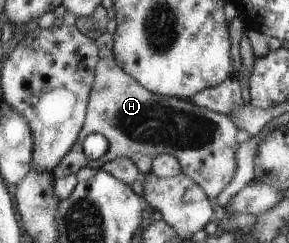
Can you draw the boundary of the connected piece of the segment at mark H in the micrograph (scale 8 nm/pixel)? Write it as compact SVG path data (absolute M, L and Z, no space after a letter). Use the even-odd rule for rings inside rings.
M107 32L95 40L99 50L94 80L92 82L86 113L71 148L52 168L53 178L75 174L76 170L88 166L98 170L103 163L117 157L130 158L134 163L137 156L151 158L165 153L174 156L185 176L196 182L208 198L216 197L231 180L235 165L235 150L242 135L227 115L198 107L188 99L163 96L148 91L122 67L117 66L114 54L114 38ZM95 133L105 137L107 150L96 159L89 160L81 152L85 136Z

